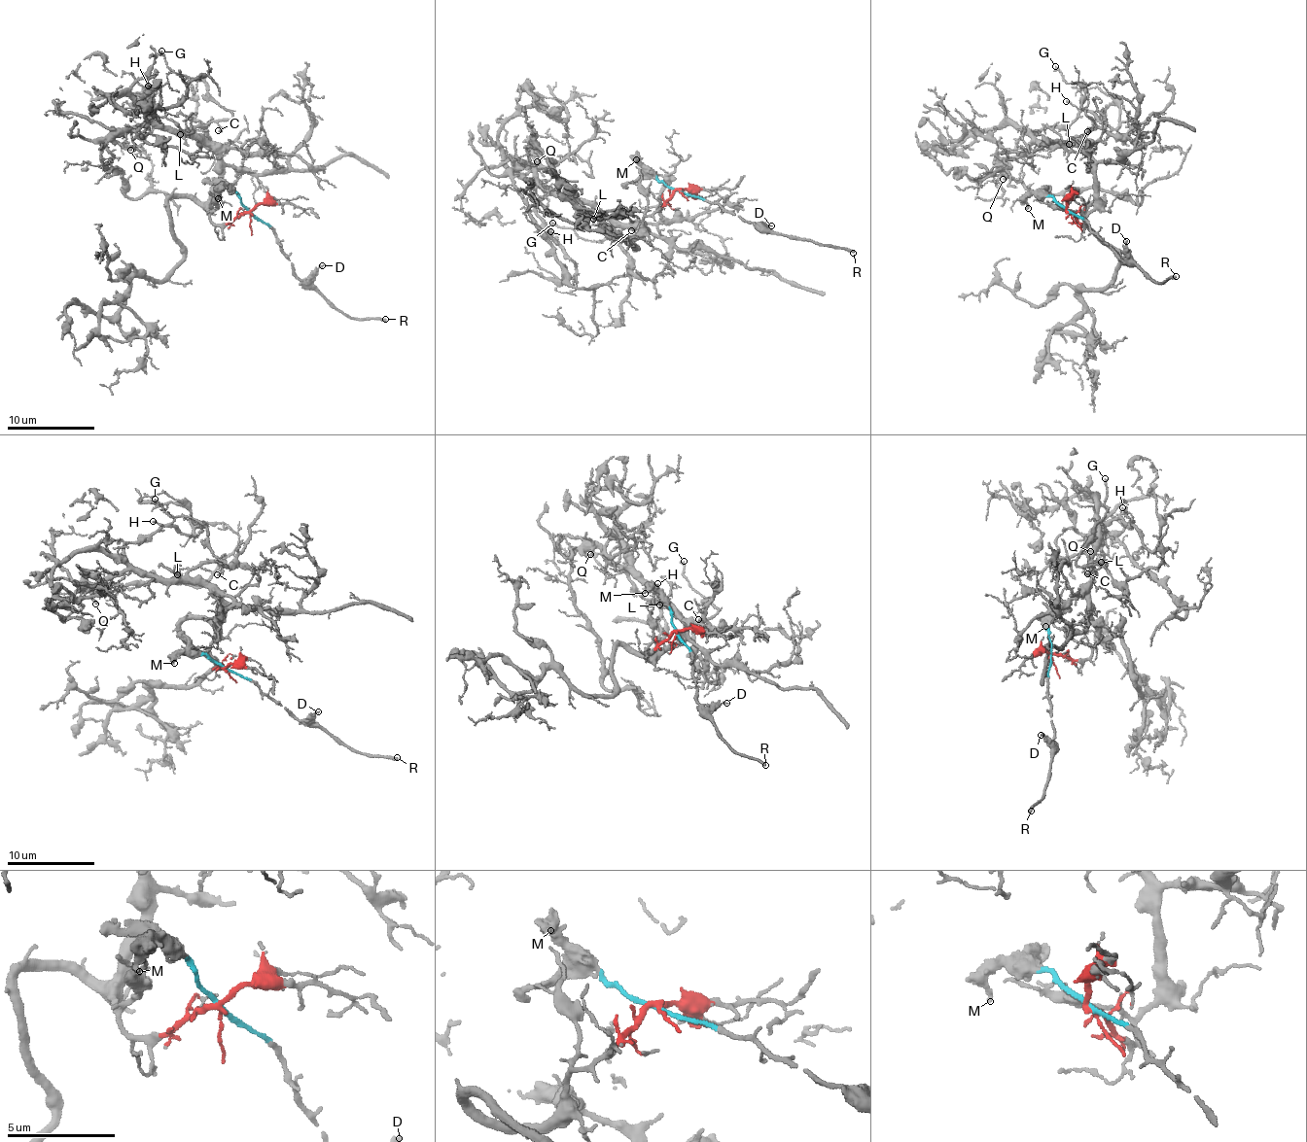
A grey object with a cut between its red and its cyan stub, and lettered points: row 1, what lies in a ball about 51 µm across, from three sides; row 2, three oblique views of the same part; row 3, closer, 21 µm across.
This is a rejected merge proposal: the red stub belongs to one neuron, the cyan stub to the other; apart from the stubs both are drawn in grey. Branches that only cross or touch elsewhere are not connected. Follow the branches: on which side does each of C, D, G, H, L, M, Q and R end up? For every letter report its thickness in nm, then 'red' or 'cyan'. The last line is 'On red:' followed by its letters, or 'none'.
C: 140 nm thick; red
D: 180 nm thick; cyan
G: 190 nm thick; red
H: 120 nm thick; red
L: 130 nm thick; red
M: 220 nm thick; cyan
Q: 170 nm thick; red
R: 240 nm thick; cyan
On red: C, G, H, L, Q

